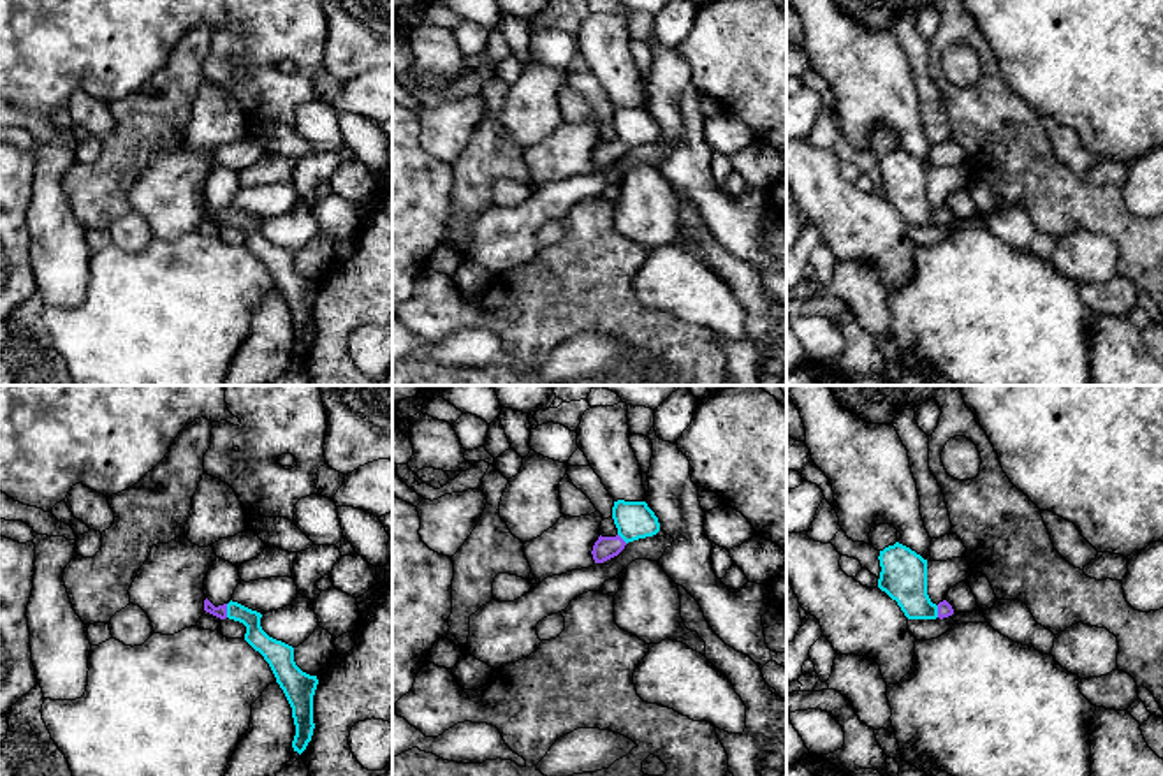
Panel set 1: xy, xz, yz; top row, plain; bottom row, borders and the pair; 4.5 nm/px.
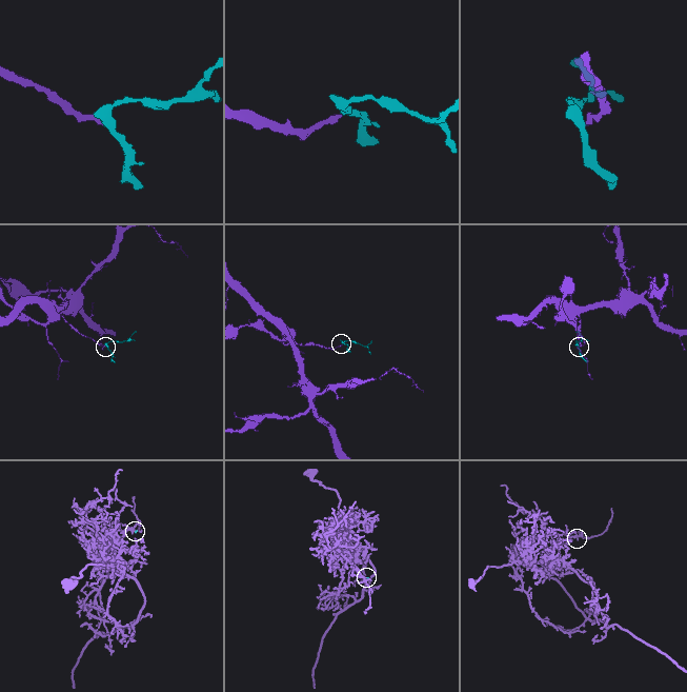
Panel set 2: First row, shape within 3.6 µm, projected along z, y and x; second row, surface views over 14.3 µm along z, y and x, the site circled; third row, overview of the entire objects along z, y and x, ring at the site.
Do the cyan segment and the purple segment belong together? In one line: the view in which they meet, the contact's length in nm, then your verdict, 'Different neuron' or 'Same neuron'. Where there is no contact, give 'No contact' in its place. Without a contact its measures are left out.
Touches cyan in xy. Shared border 60 nm. Same neuron

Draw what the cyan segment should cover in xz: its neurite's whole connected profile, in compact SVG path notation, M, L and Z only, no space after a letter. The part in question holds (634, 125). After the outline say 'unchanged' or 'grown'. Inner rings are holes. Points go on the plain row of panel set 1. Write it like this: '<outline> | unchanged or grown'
M614 107L612 125L618 141L598 143L591 157L595 169L603 169L618 162L628 148L653 143L660 137L658 123L646 107Z | grown

